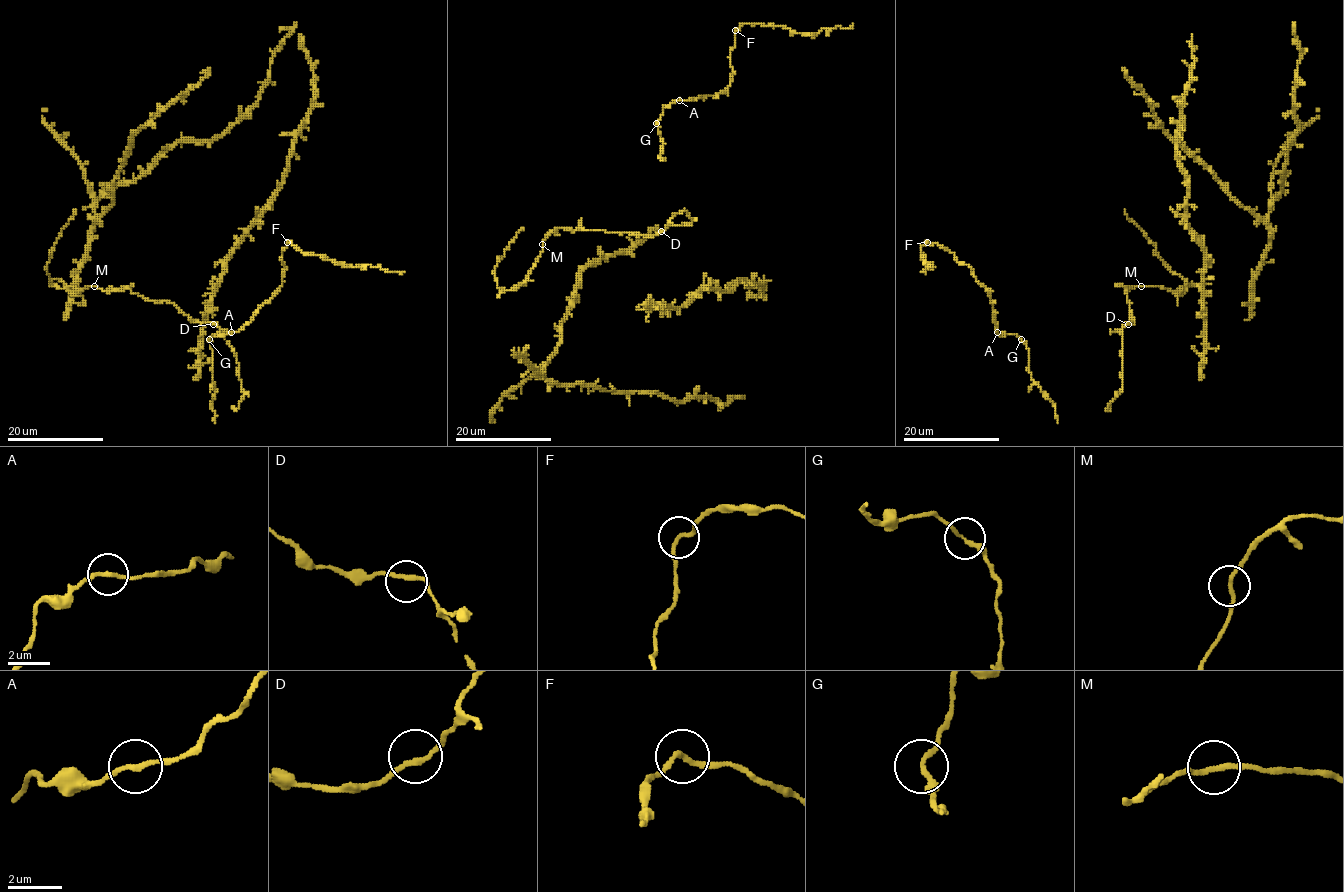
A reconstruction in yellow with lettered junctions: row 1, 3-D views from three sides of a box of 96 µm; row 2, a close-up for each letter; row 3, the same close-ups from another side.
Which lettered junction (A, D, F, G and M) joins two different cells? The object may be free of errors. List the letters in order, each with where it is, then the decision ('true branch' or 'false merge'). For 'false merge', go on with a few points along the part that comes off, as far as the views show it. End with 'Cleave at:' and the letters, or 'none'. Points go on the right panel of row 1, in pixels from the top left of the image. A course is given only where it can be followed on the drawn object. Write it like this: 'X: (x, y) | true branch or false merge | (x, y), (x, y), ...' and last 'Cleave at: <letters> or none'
A: (997, 332) | true branch
D: (1128, 324) | true branch
F: (927, 242) | true branch
G: (1021, 339) | true branch
M: (1141, 286) | false merge | (1141, 285), (1178, 290), (1186, 279), (1160, 258), (1156, 247), (1124, 210)
Cleave at: M

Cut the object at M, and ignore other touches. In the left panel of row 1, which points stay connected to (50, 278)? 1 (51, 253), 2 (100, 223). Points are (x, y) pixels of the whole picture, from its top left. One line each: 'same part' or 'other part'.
1: same part
2: other part

